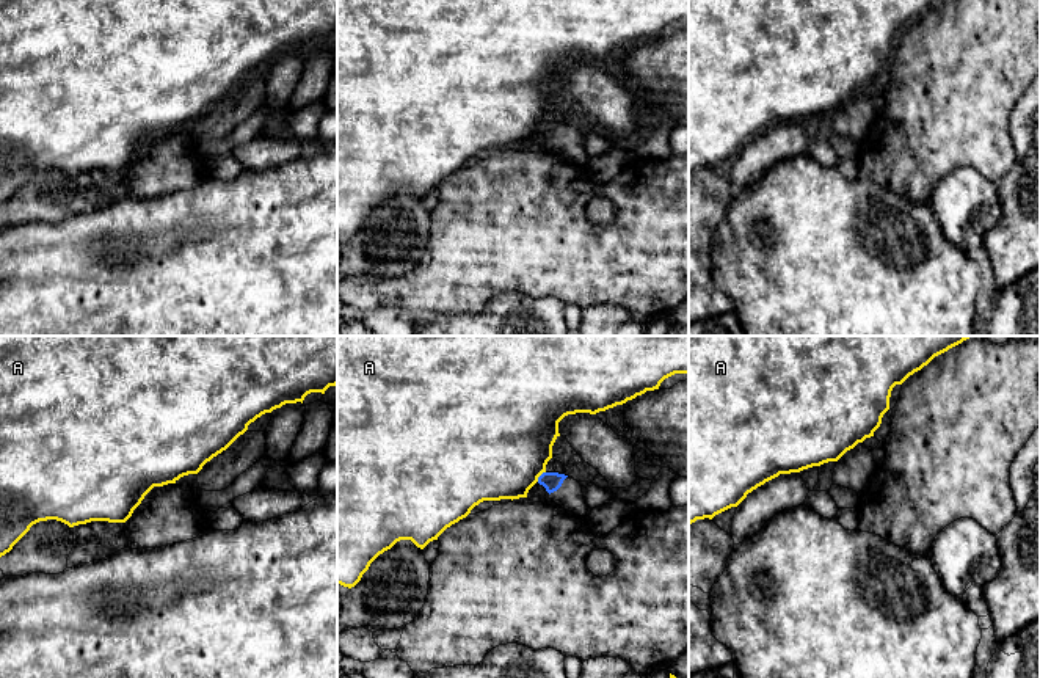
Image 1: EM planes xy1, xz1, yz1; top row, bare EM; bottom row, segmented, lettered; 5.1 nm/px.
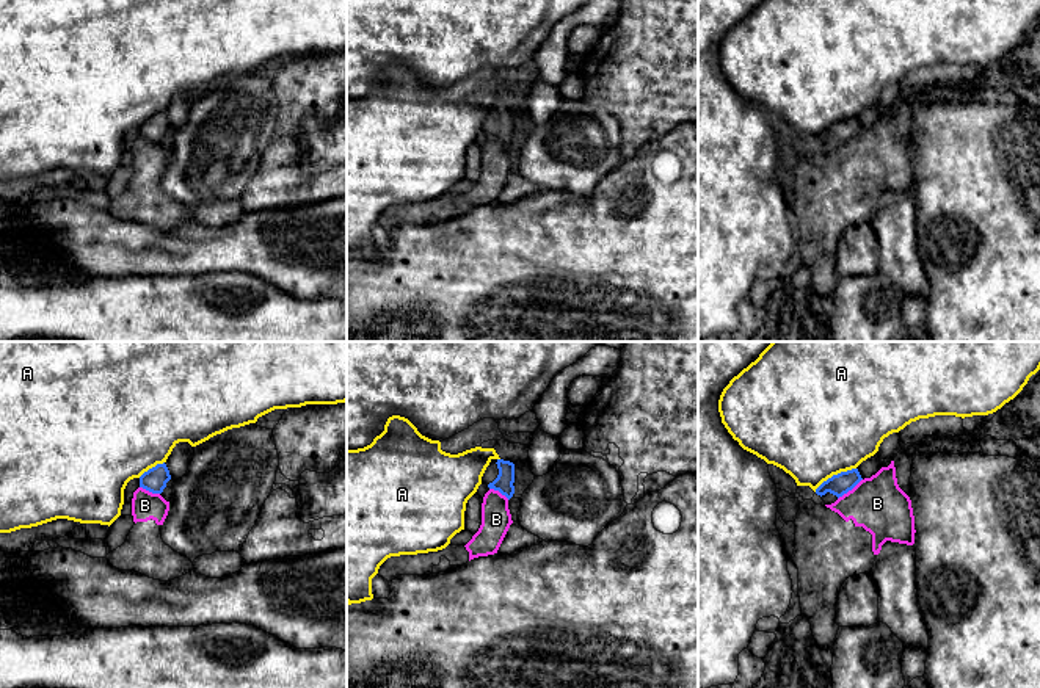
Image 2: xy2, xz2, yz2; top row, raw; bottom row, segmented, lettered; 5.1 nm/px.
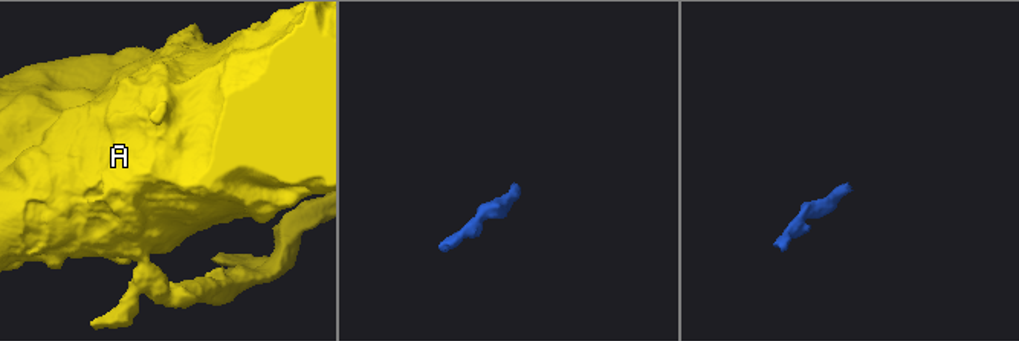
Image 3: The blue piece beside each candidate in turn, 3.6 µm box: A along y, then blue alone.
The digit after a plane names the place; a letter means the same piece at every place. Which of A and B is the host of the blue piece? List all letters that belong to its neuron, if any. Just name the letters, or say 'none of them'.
none of them

